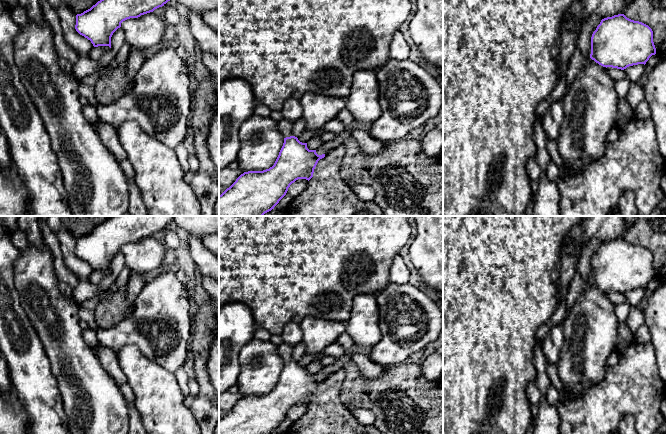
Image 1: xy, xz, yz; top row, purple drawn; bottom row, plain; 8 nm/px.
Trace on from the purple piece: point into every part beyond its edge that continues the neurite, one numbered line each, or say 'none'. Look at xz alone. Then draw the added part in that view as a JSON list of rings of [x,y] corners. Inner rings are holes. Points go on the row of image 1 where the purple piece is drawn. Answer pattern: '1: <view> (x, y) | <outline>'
1: xz (284, 126) | [[[281,119],[277,123],[277,127],[279,132],[286,138],[292,136],[292,127],[293,127],[293,122],[288,121],[286,119]]]

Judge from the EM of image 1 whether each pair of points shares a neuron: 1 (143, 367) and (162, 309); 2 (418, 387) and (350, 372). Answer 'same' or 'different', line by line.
1: different
2: same

